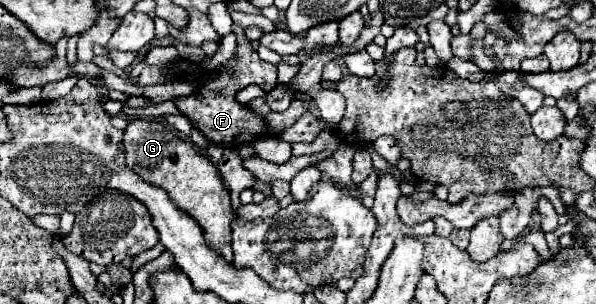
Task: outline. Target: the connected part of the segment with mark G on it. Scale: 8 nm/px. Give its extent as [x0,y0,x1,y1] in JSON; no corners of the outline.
[123,118,235,247]

